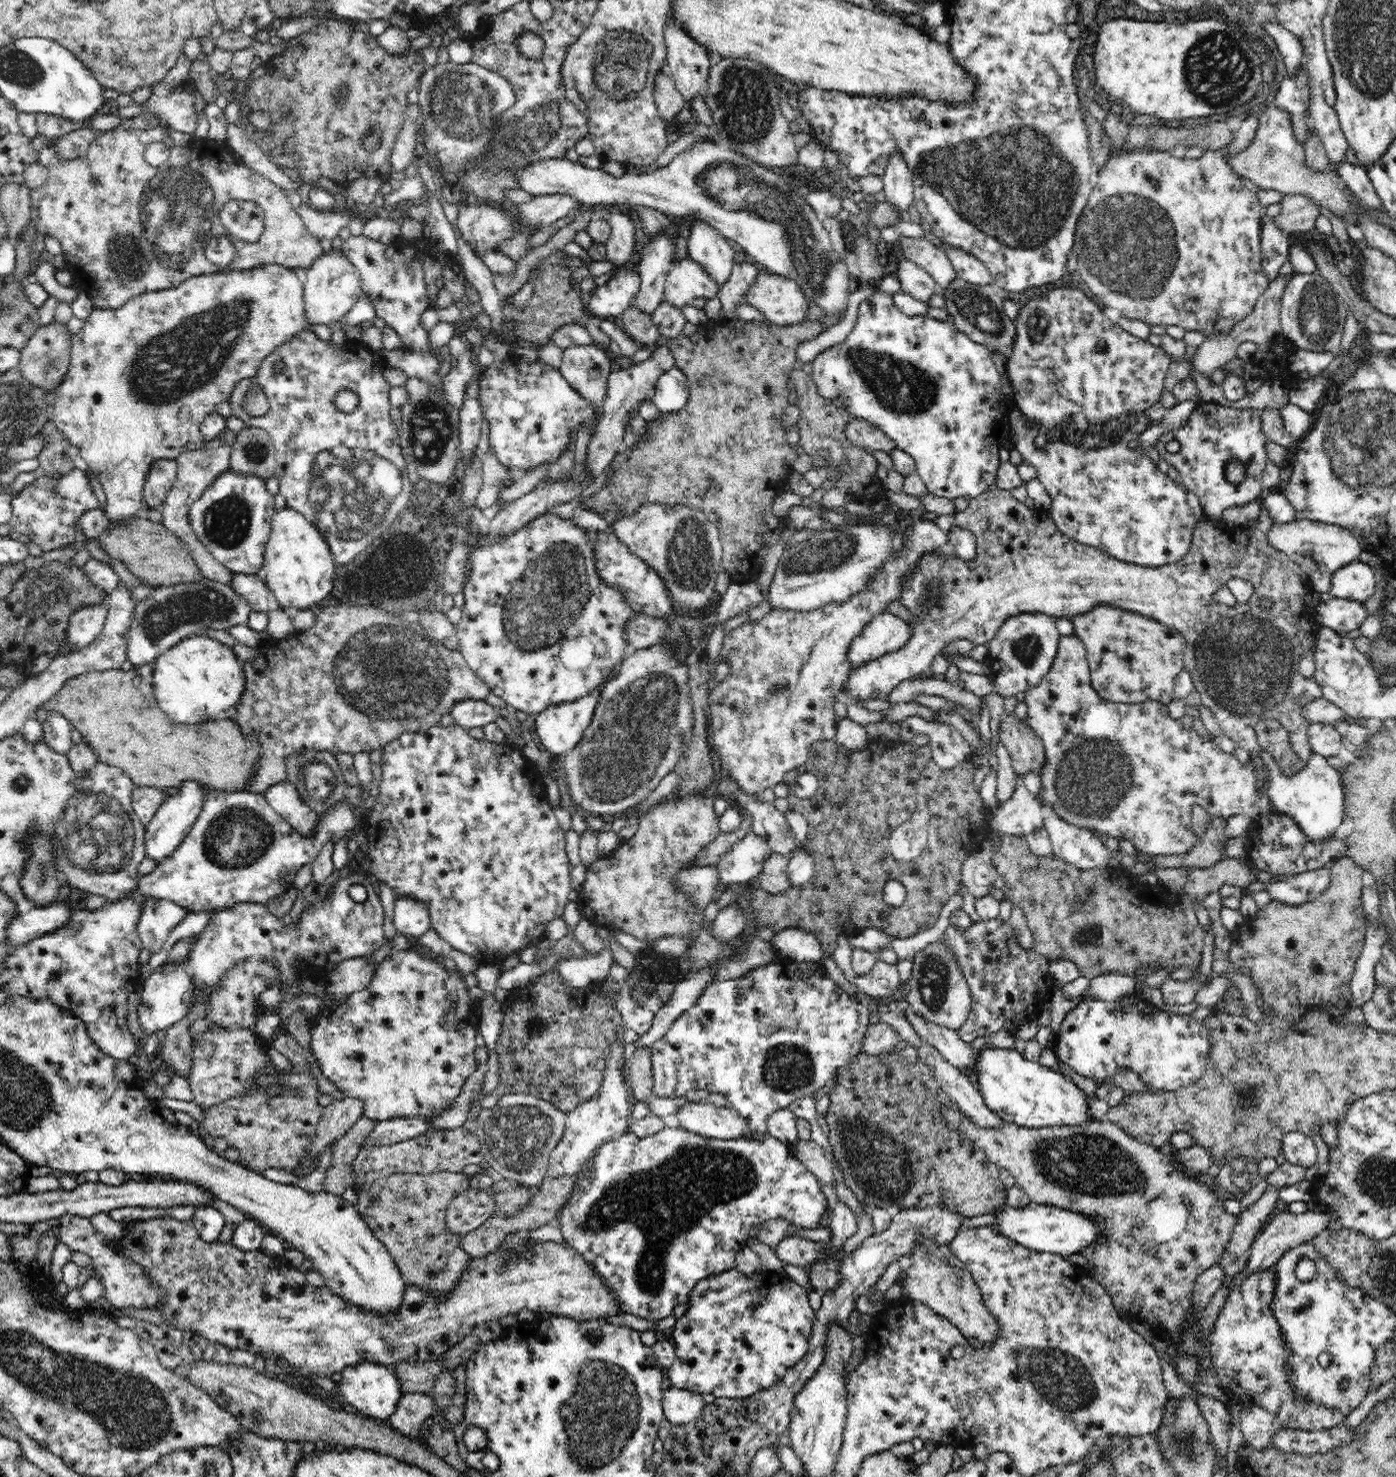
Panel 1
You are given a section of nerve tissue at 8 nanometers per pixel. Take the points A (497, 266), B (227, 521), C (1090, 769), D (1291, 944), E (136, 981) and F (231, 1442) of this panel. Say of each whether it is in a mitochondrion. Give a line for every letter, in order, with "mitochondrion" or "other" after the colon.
A: other
B: mitochondrion
C: mitochondrion
D: other
E: other
F: other

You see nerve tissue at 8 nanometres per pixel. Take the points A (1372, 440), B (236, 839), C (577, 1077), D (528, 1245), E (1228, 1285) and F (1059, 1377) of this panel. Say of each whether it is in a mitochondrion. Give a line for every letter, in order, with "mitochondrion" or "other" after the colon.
A: mitochondrion
B: mitochondrion
C: mitochondrion
D: other
E: other
F: mitochondrion

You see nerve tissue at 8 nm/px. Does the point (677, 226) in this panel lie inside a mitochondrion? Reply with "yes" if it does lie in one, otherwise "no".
no

